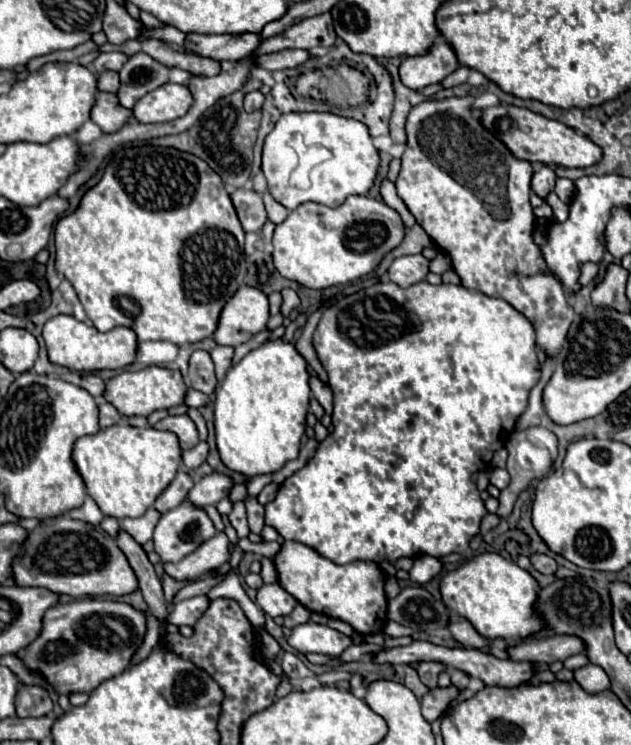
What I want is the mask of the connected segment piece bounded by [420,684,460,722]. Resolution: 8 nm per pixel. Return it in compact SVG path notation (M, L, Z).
M454 684L446 686L446 688L440 688L440 686L438 686L438 688L430 690L430 692L424 694L422 700L420 700L420 704L422 704L422 716L424 716L428 722L438 720L438 718L446 712L446 708L450 706L450 702L458 698L458 694L460 694L460 690L458 690Z

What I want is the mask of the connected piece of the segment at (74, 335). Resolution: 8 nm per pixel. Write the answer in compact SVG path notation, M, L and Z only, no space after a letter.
M56 316L44 324L42 330L48 358L52 364L66 366L78 372L96 372L96 370L118 370L126 368L136 360L138 338L134 330L126 326L112 328L110 332L98 332L94 326L86 322L78 322L74 316Z

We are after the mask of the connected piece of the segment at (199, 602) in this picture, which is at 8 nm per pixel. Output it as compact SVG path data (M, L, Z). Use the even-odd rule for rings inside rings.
M196 596L196 598L182 600L182 602L172 606L166 622L174 624L174 626L182 626L182 624L192 626L202 616L202 610L206 610L206 606L208 606L206 596Z

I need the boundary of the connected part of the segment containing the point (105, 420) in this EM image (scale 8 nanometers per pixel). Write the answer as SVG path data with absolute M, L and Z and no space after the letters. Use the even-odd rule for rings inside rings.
M102 402L102 404L98 406L98 410L100 410L100 414L98 414L98 418L100 418L100 428L108 428L108 426L112 426L112 424L122 422L122 416L118 414L118 410L116 410L114 406L110 406L108 402Z

